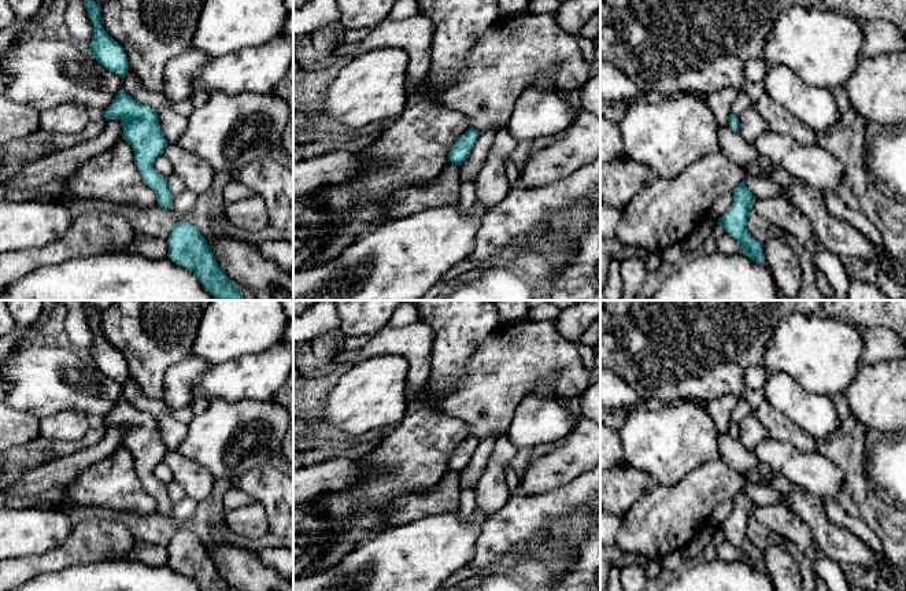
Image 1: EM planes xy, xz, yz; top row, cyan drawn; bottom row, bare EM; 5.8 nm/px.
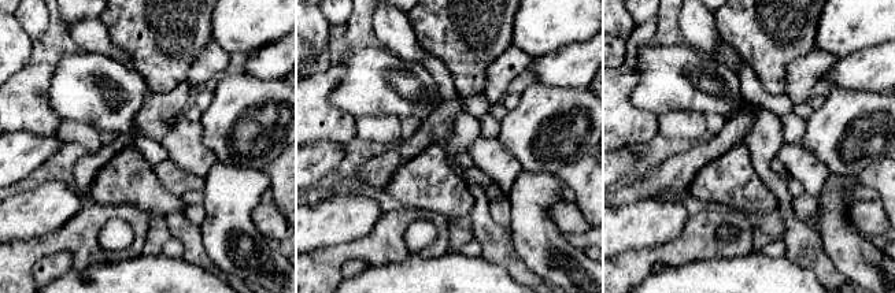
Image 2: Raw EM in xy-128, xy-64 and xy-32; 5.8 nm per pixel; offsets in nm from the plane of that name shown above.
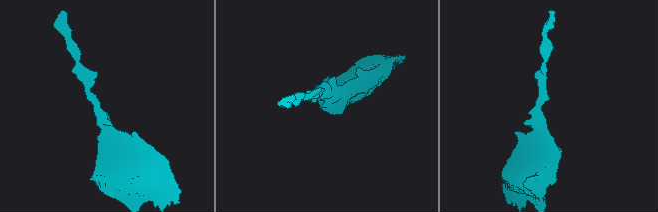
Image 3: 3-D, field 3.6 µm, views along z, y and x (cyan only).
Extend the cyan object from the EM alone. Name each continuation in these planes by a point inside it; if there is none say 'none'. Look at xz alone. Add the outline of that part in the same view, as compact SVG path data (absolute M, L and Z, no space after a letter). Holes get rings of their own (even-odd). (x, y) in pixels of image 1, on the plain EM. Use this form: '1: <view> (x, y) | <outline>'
none

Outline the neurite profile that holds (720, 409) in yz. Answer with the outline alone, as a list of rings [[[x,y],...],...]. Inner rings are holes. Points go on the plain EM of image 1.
[[[722,395],[707,402],[707,410],[718,432],[728,432],[729,422],[732,421],[732,411],[739,400],[740,399],[733,395]]]

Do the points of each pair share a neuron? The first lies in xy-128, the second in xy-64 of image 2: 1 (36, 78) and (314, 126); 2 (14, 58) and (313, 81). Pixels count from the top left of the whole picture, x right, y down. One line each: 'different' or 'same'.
1: same
2: different

